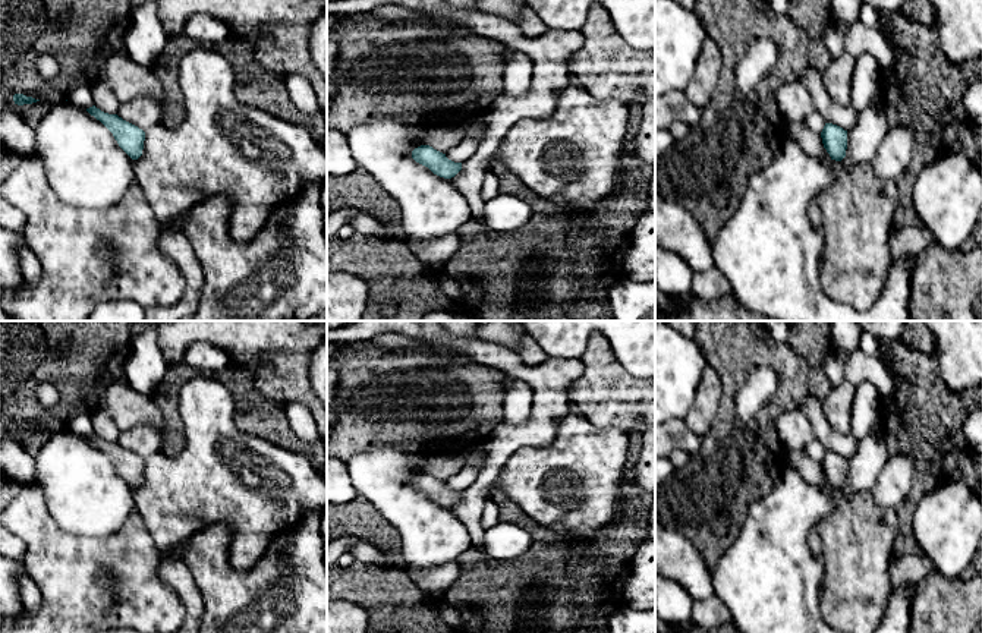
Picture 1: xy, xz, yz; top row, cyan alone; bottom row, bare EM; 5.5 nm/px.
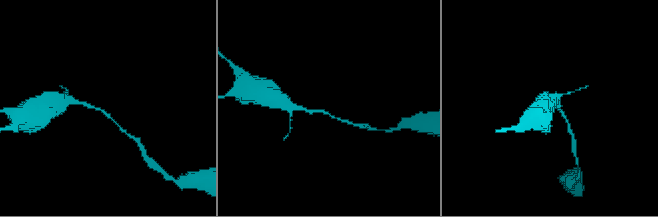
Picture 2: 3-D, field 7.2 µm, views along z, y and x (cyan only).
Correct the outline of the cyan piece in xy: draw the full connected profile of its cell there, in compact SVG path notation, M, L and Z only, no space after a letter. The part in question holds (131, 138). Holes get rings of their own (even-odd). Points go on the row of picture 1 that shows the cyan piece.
M95 106L86 111L100 120L114 136L119 147L132 158L138 160L142 155L145 132L138 126L123 120L117 114L108 114Z

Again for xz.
M421 145L412 151L412 158L428 167L434 174L451 179L462 170L462 163L454 163L446 154L434 149L429 145Z

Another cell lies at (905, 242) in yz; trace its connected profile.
M891 227L890 253L891 261L922 252L932 242L925 227Z

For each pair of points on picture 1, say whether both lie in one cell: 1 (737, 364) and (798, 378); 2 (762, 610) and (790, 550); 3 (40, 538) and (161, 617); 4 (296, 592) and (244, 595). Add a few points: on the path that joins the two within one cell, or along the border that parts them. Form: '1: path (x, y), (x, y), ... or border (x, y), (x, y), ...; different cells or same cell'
1: path (752, 358), (777, 358), (783, 364); same cell
2: path (770, 595), (770, 570), (776, 564); same cell
3: path (72, 556), (107, 556), (137, 585); same cell
4: path (283, 595), (257, 595); same cell

